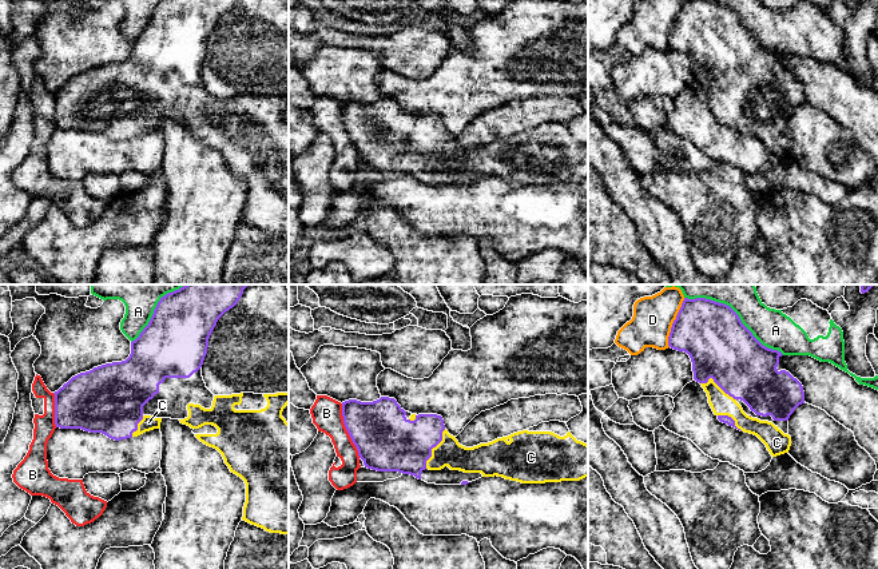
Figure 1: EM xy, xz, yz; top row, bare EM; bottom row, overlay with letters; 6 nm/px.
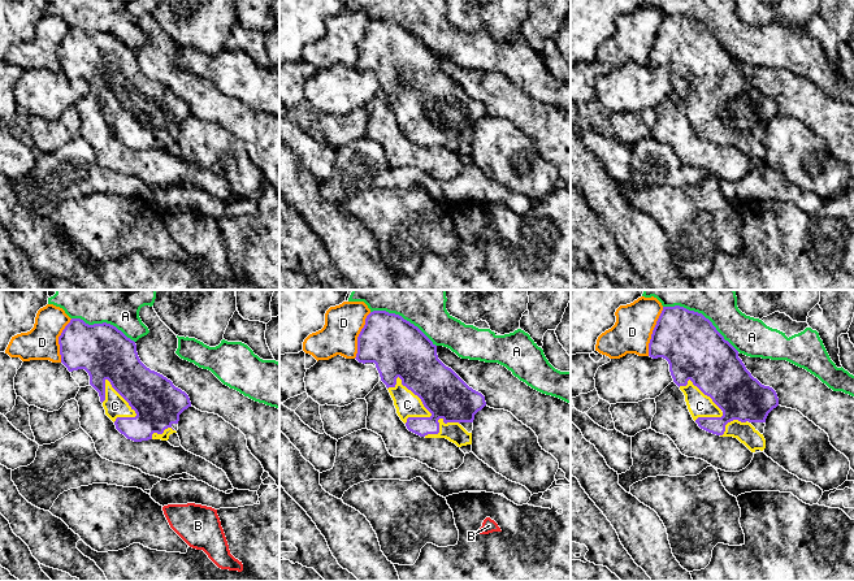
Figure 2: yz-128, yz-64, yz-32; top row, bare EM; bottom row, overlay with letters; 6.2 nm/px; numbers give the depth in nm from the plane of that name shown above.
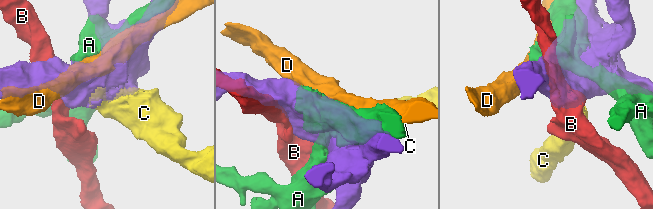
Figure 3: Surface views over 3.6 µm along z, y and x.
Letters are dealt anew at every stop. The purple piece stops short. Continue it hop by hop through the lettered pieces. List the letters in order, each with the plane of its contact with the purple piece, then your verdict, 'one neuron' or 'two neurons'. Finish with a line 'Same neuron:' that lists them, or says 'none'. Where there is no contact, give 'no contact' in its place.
A: yz | two neurons
B: xz | two neurons
C: xz | one neuron
D: yz | two neurons
Same neuron: C

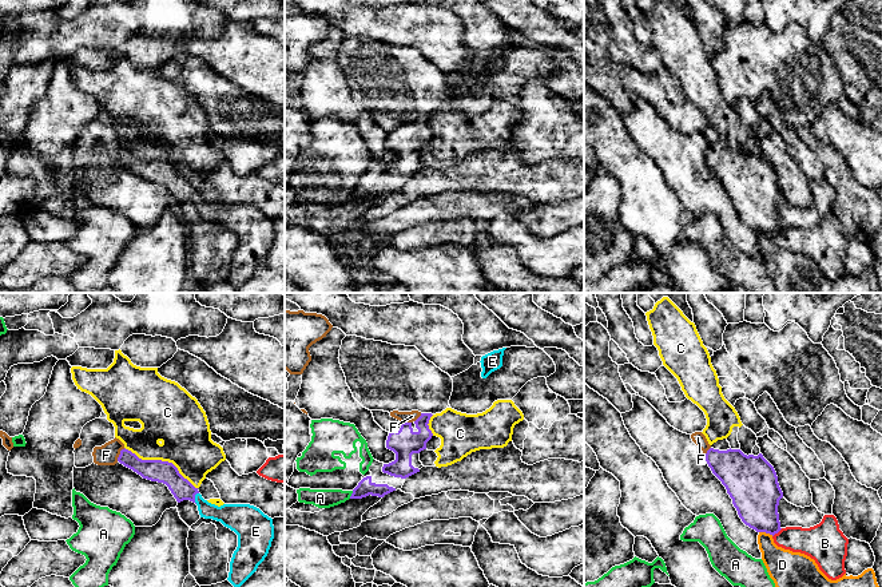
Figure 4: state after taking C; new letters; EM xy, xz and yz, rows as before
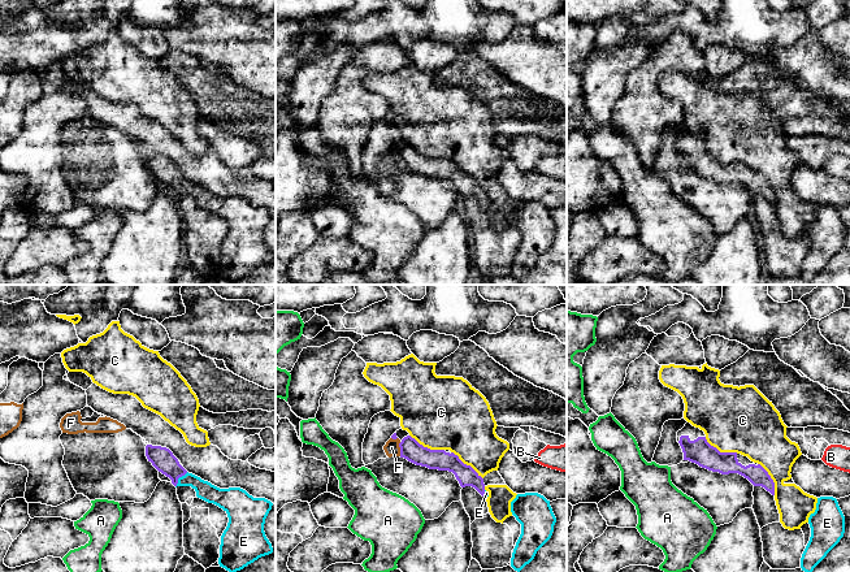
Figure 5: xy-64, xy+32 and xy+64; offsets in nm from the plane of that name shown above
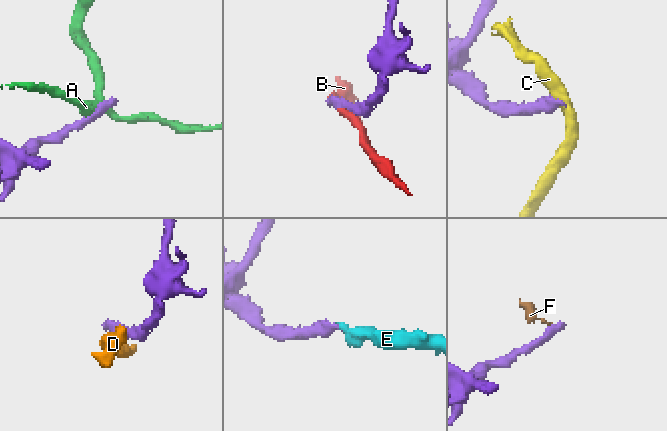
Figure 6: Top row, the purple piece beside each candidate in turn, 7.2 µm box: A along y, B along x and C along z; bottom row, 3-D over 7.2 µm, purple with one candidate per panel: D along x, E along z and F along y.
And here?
A: xz | two neurons
B: yz | two neurons
C: xy | two neurons
D: yz | two neurons
E: xy | one neuron
F: xy | two neurons
Same neuron: E

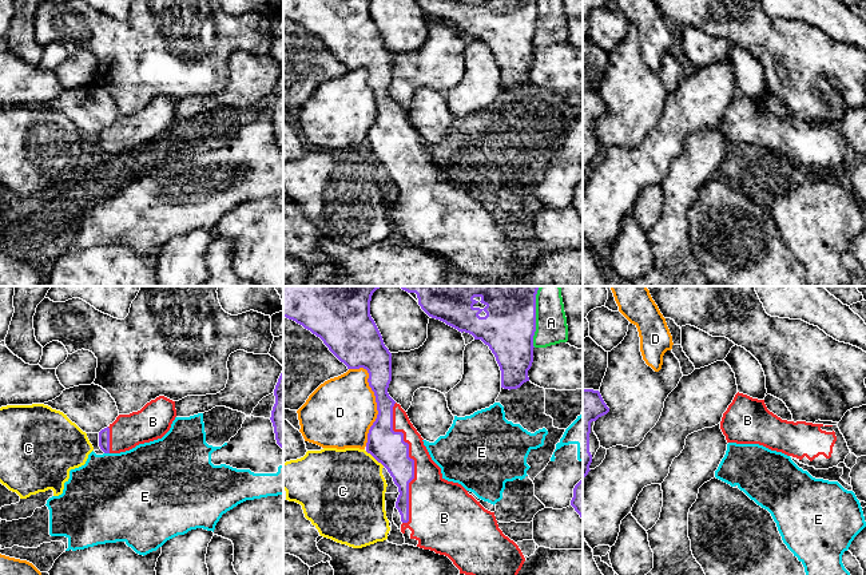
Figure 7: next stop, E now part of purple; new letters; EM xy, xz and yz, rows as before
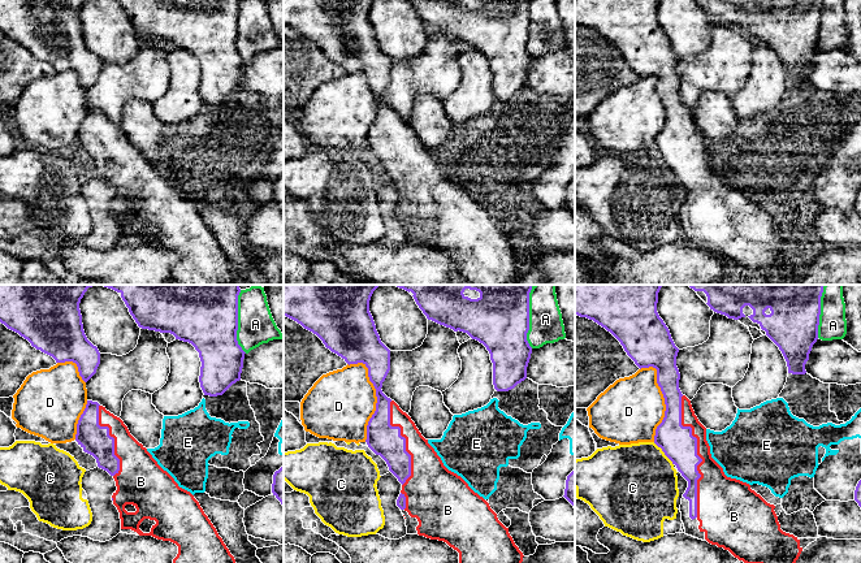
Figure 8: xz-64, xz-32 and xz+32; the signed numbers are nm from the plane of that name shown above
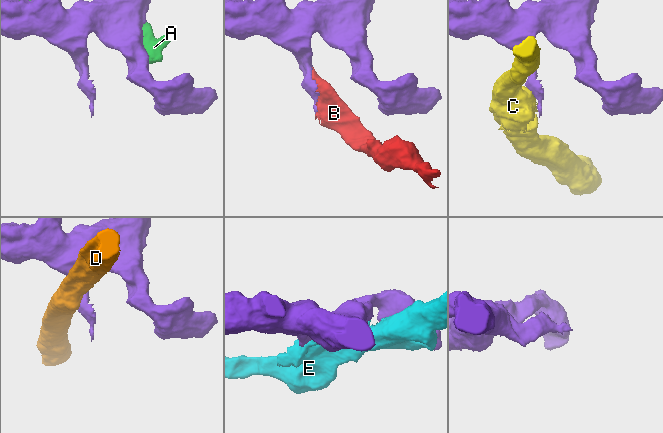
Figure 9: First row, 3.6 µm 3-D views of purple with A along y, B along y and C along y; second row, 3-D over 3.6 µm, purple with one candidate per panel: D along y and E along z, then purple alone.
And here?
A: xz | two neurons
B: xz | one neuron
C: xz | two neurons
D: xz | two neurons
E: xy | two neurons
Same neuron: B

